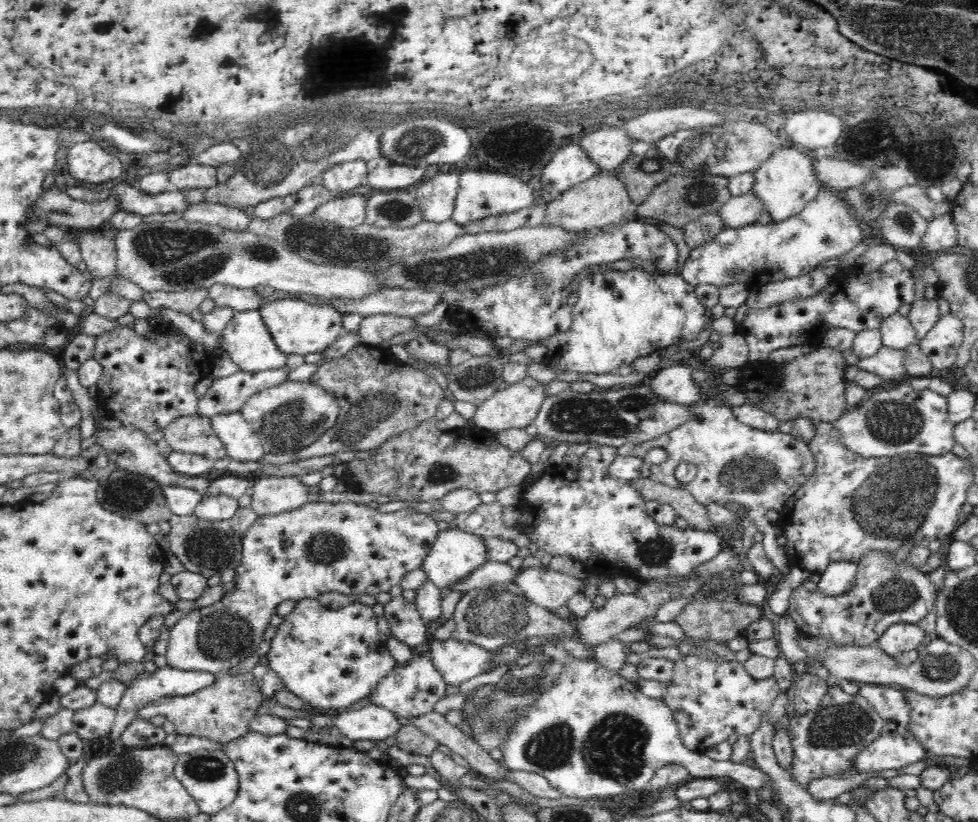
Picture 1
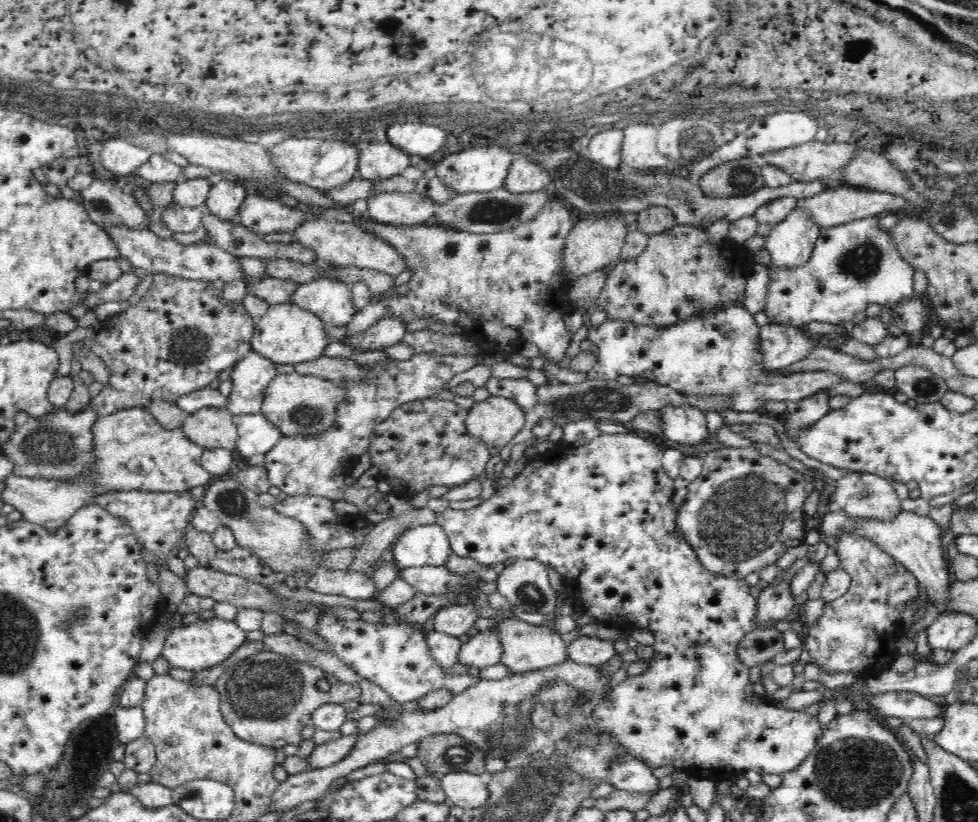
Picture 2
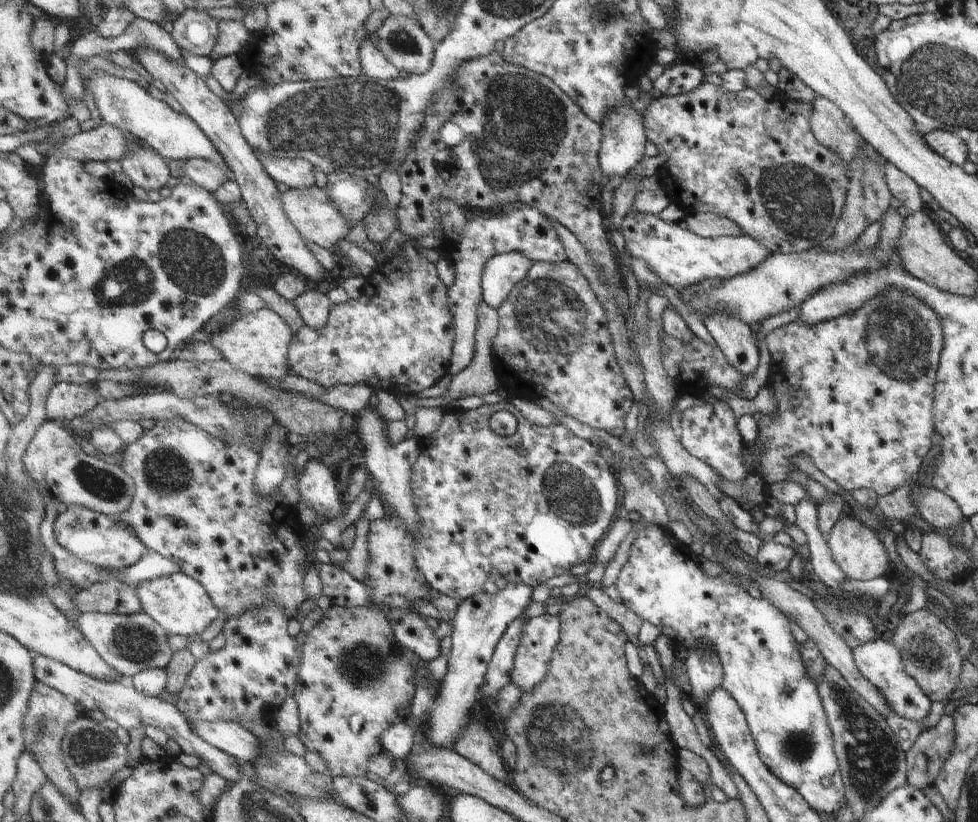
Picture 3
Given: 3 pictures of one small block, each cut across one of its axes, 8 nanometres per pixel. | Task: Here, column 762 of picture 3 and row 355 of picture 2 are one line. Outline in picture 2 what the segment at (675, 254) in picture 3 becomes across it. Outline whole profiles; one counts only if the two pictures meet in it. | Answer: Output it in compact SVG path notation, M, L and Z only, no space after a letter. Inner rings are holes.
M250 351L234 366L231 376L232 391L227 397L225 408L232 413L232 416L260 413L267 387L277 375L275 362L262 357L262 355L254 351Z

